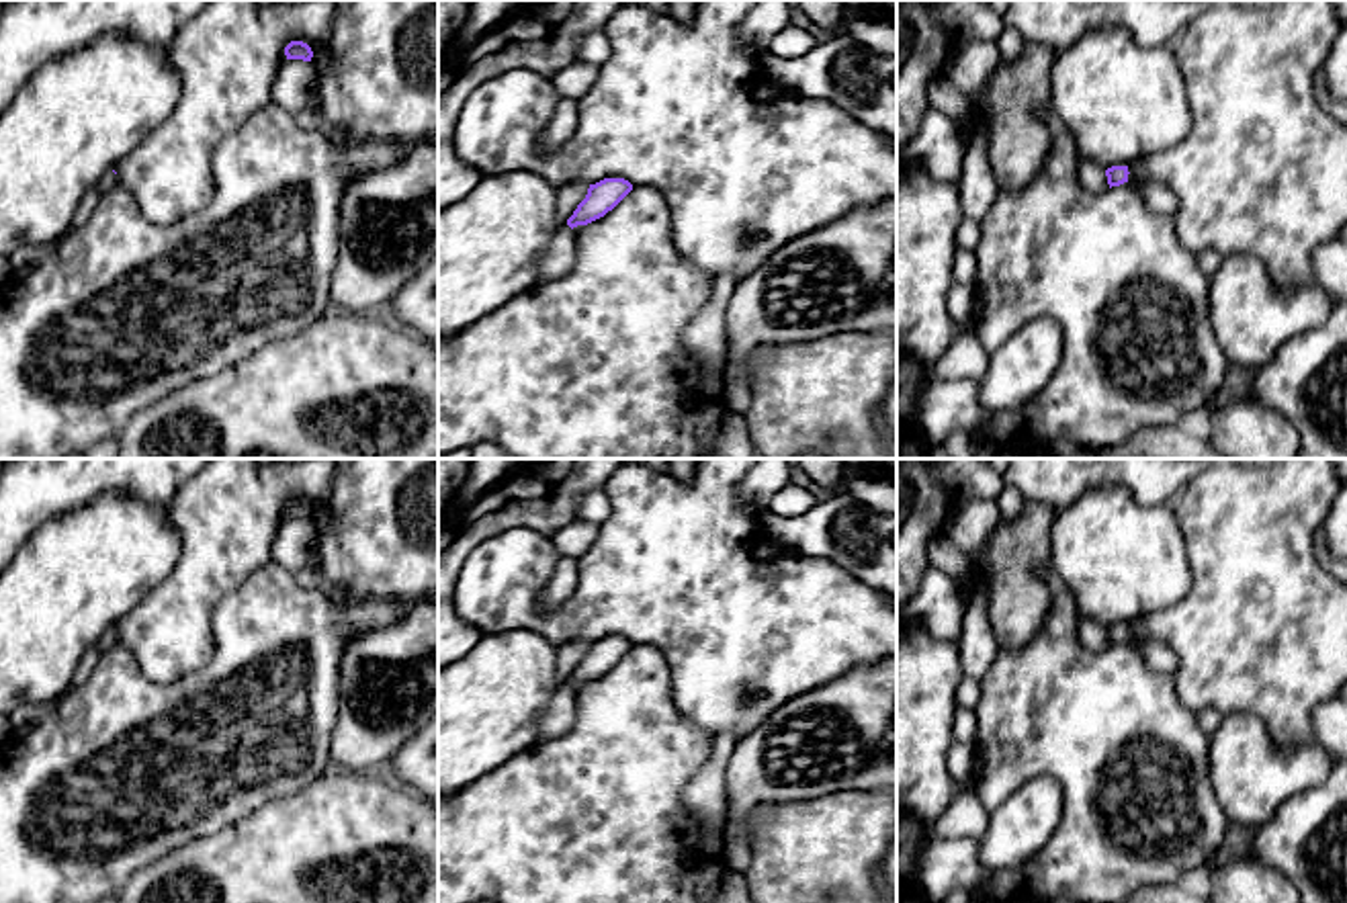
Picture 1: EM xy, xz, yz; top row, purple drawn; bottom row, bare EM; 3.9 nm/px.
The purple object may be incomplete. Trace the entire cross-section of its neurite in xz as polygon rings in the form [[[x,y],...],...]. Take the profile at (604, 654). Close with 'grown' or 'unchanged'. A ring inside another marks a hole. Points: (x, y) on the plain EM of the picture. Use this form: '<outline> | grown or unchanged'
[[[604,637],[590,643],[585,657],[577,663],[573,674],[561,684],[549,700],[547,713],[540,721],[540,739],[557,739],[571,731],[575,721],[575,686],[588,684],[608,670],[612,670],[628,651],[633,643],[624,637]]] | grown

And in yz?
[[[1112,625],[1105,629],[1105,635],[1110,647],[1120,645],[1124,641],[1134,645],[1153,672],[1167,674],[1167,676],[1175,674],[1177,657],[1165,643],[1138,639],[1128,631],[1128,625]]] | grown

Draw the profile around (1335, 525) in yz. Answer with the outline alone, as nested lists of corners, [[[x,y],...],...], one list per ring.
[[[1347,479],[1341,481],[1337,498],[1322,520],[1322,530],[1329,541],[1329,551],[1337,559],[1347,561]]]

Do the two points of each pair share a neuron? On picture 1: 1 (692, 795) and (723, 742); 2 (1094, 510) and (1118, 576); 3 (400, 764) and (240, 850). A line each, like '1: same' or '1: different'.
1: same
2: same
3: different

